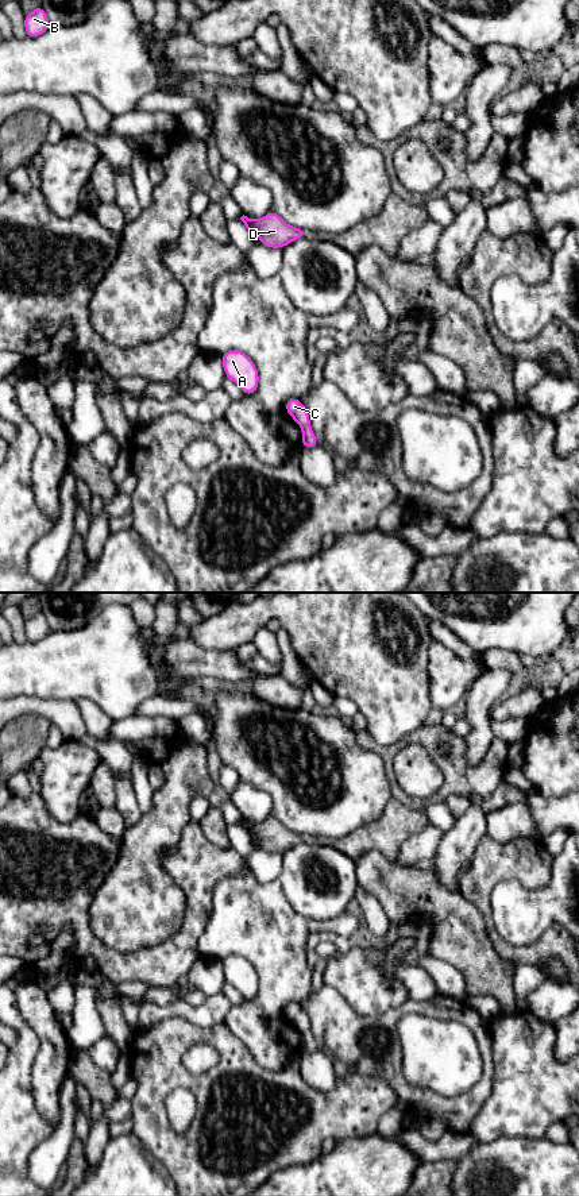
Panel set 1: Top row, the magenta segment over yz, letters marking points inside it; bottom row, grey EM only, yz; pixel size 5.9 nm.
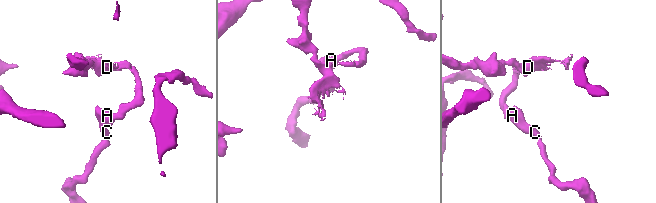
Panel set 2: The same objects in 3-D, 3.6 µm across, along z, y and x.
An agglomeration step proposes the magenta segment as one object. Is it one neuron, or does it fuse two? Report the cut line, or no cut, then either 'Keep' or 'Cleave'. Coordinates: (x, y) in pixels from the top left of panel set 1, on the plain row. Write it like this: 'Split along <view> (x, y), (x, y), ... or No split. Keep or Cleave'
Split along yz (246, 829), (251, 836). Cleave

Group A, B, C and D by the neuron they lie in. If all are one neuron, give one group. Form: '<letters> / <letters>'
A B C / D

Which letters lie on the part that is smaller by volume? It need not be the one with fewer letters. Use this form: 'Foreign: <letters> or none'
Foreign: D

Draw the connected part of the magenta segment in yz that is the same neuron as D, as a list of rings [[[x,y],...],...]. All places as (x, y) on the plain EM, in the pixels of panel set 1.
[[[270,815],[265,822],[258,825],[248,823],[244,819],[240,825],[251,834],[252,838],[258,840],[263,850],[270,853],[283,853],[300,842],[306,842],[306,834],[289,830],[274,815]]]

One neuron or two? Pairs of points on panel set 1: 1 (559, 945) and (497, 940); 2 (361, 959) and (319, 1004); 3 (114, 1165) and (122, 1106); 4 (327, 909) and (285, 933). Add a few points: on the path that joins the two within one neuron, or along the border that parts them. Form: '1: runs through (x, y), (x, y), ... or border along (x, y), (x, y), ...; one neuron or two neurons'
1: runs through (544, 949), (540, 953), (512, 953); one neuron
2: border along (324, 983), (334, 987), (355, 1011); two neurons
3: border along (111, 1138), (96, 1166); two neurons
4: border along (285, 898), (304, 917), (339, 917); two neurons

